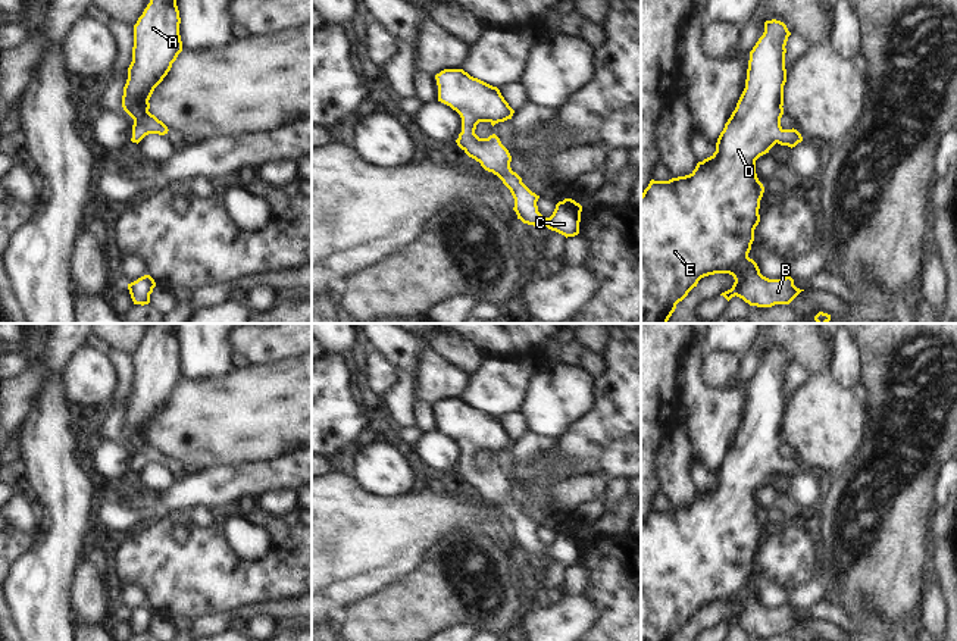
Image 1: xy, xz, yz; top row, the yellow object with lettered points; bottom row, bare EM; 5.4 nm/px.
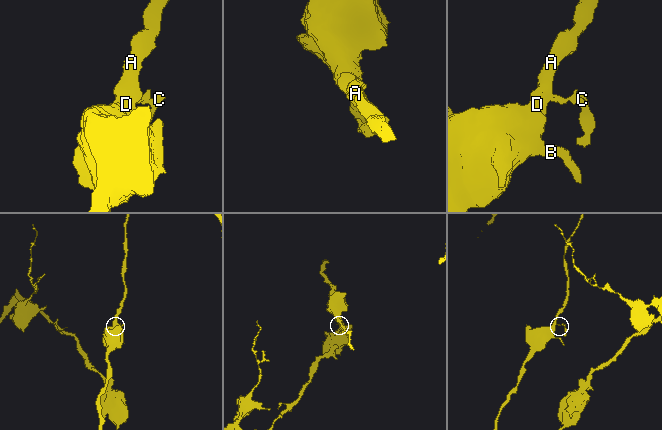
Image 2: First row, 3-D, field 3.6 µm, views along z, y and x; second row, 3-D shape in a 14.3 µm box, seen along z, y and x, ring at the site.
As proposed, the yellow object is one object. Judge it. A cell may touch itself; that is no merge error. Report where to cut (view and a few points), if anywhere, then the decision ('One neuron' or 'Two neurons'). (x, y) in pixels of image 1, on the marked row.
No split. One neuron.

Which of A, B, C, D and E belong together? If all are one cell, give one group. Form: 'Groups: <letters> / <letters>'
Groups: A B C D E.

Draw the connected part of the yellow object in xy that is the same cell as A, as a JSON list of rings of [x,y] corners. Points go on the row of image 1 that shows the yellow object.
[[[150,0],[134,25],[132,62],[122,96],[122,107],[134,119],[132,143],[169,131],[148,112],[148,100],[182,51],[179,24],[176,0]]]

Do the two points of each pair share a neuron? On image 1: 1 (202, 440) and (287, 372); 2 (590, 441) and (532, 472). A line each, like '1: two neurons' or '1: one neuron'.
1: one neuron
2: two neurons

